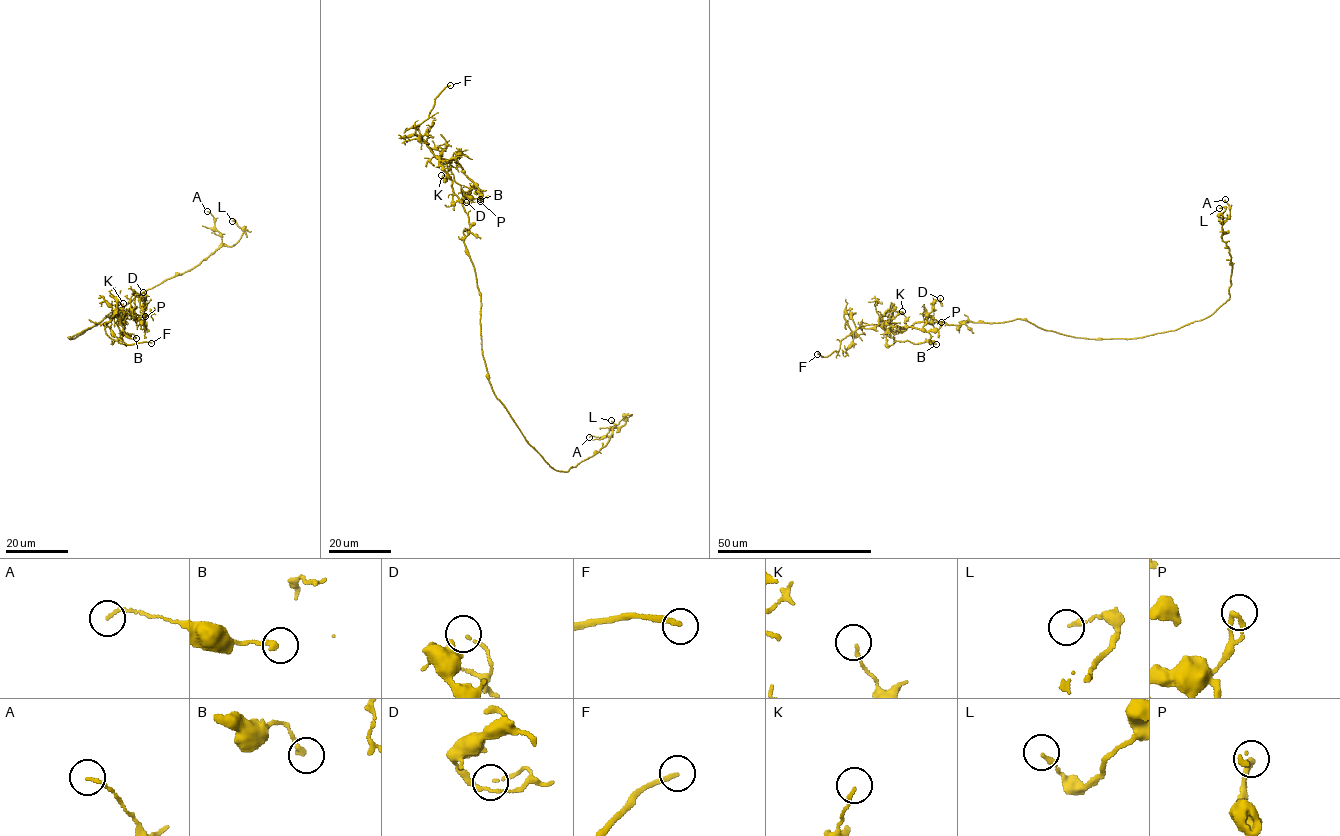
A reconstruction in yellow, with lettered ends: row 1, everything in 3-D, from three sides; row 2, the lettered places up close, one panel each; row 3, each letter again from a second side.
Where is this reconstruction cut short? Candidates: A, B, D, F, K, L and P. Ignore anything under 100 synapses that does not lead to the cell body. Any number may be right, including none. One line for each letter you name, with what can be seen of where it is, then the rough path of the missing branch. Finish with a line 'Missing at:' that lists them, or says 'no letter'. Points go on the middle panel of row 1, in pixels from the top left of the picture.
F: (450, 85) | (450, 85), (459, 82), (465, 74), (484, 68), (495, 54), (501, 37), (496, 37)
Missing at: F

